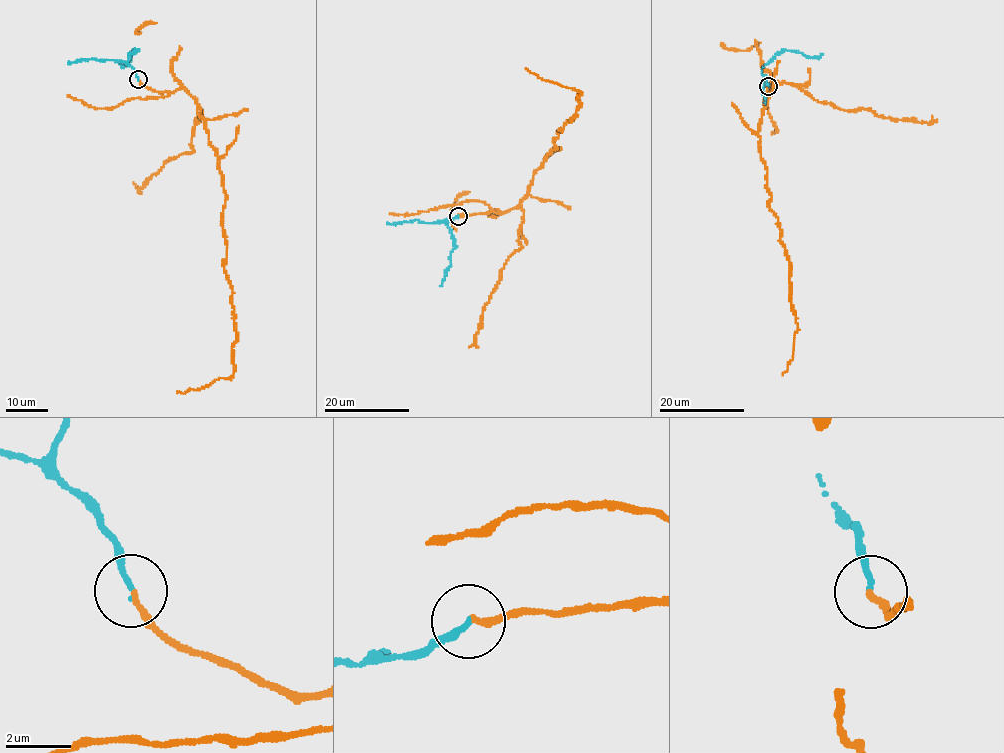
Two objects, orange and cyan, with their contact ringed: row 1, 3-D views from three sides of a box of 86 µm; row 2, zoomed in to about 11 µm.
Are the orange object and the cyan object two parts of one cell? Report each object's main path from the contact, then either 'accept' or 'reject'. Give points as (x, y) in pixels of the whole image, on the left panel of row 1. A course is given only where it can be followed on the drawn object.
course orange (138, 79), (158, 92), (183, 88), (195, 100), (226, 195), (221, 224), (236, 333), (234, 373), (177, 392); course cyan (137, 79), (128, 63), (129, 53), (136, 50), (133, 49), (129, 63), (124, 67), (118, 64); accept

